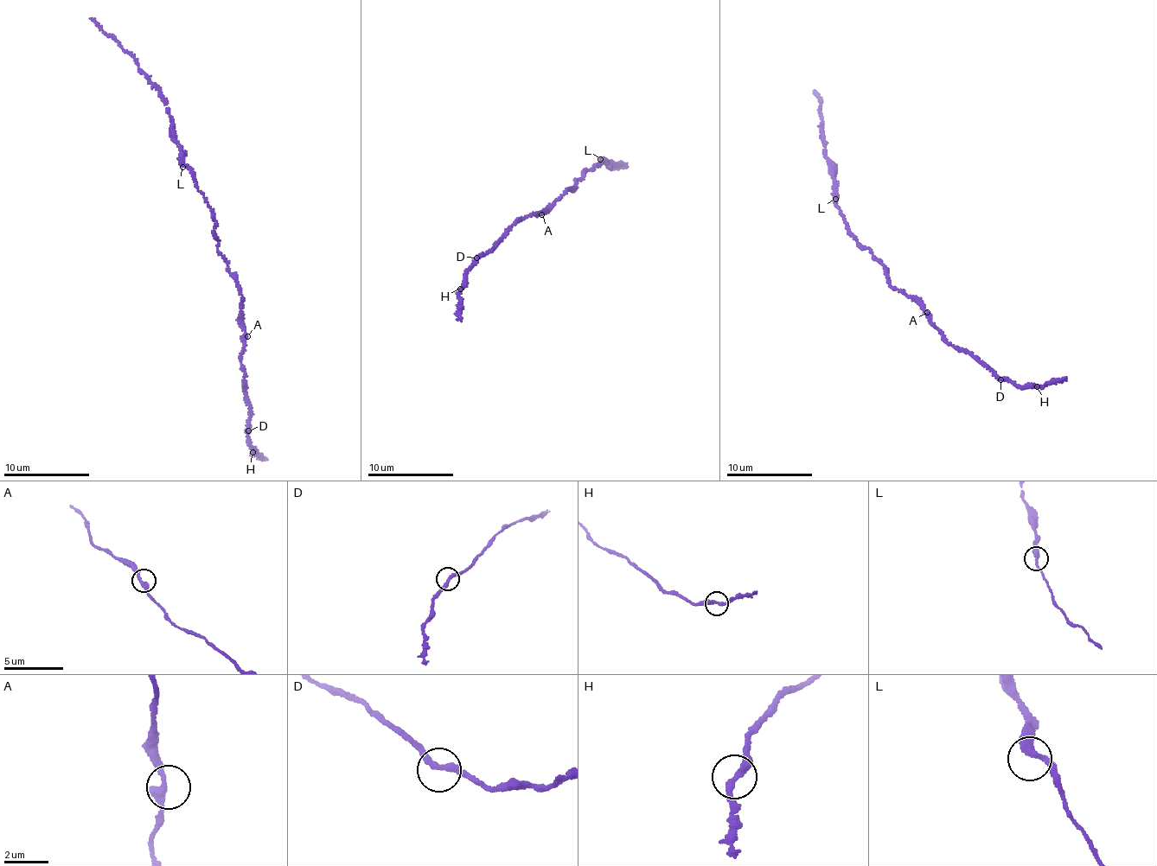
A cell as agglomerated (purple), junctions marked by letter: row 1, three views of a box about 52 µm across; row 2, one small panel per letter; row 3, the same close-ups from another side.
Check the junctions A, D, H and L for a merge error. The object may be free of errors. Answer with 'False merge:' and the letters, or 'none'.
False merge: none

